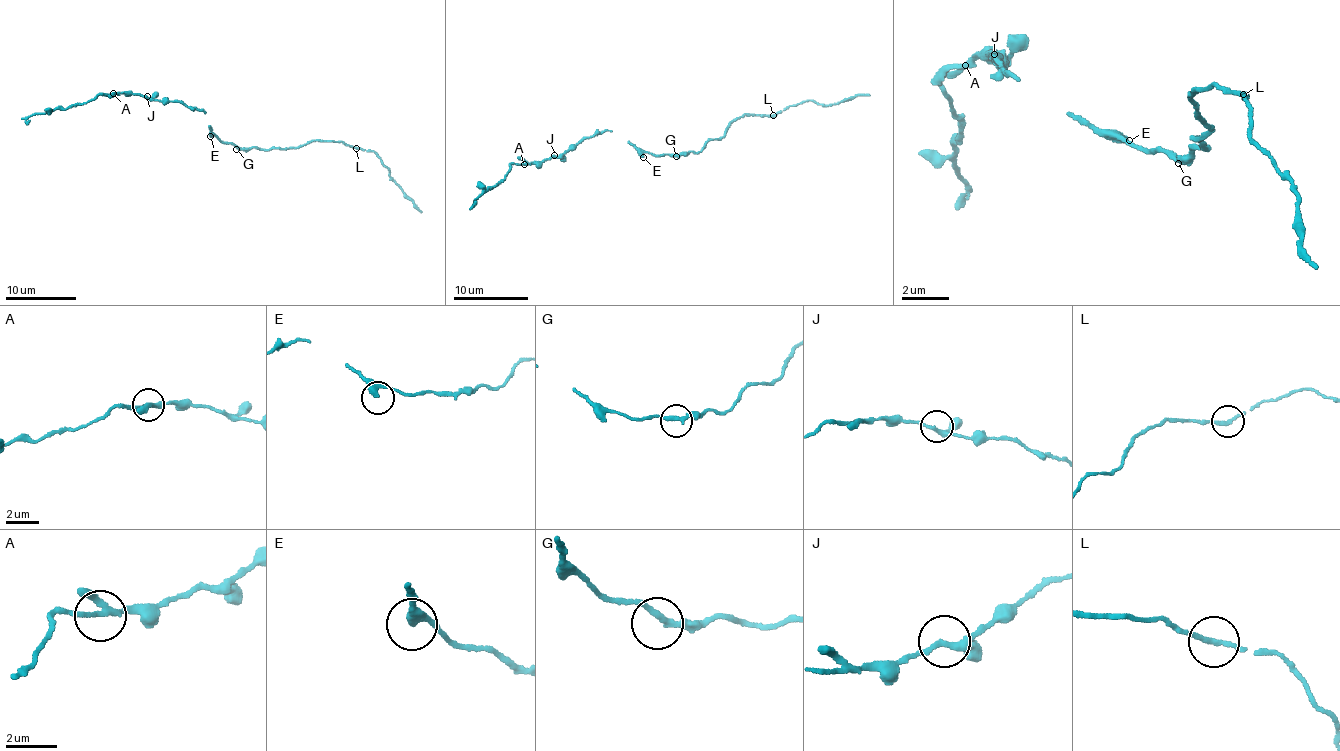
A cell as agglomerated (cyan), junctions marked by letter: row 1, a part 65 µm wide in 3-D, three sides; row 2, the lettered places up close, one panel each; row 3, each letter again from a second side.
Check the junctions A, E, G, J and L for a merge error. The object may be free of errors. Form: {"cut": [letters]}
{"cut": []}

